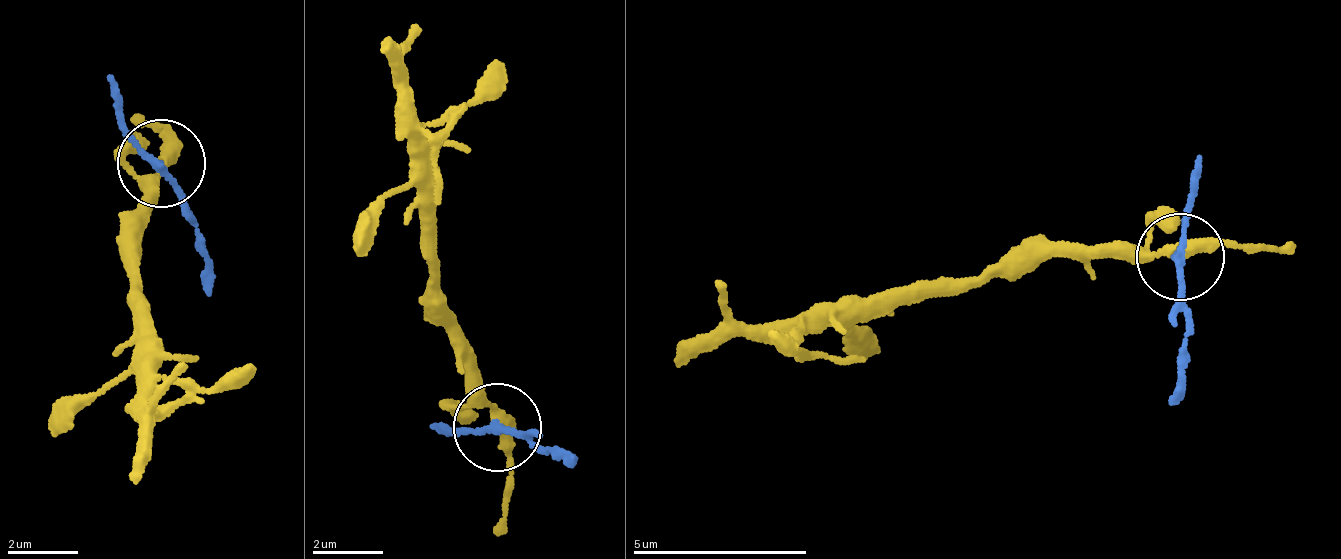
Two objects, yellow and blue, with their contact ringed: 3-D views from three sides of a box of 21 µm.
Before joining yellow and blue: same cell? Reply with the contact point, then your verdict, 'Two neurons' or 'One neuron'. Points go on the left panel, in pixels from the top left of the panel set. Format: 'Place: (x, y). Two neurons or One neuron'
Place: (161, 163). Two neurons

